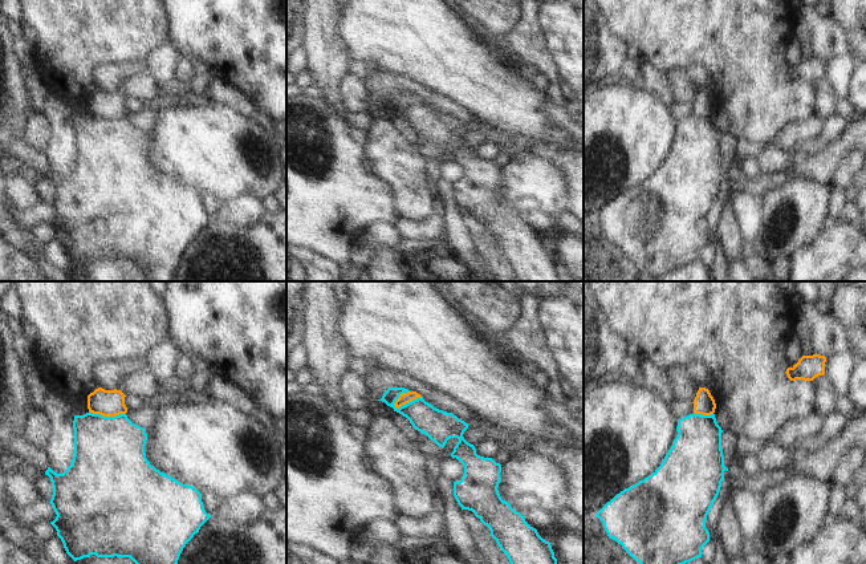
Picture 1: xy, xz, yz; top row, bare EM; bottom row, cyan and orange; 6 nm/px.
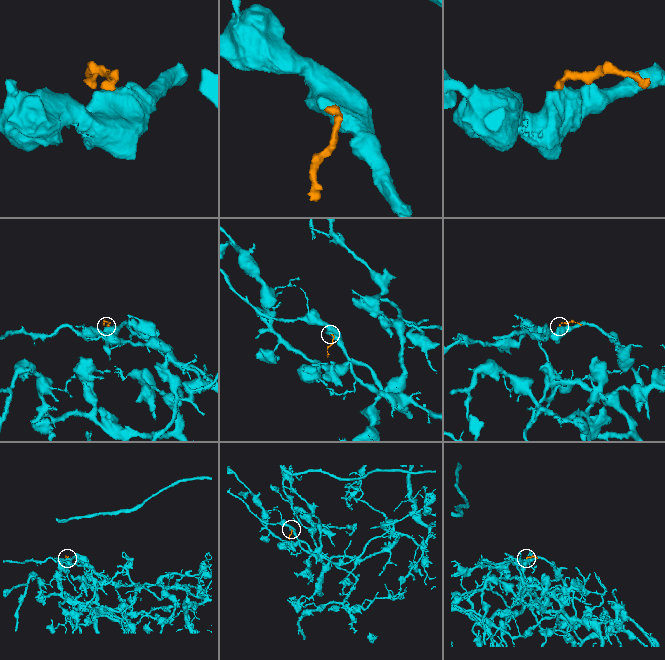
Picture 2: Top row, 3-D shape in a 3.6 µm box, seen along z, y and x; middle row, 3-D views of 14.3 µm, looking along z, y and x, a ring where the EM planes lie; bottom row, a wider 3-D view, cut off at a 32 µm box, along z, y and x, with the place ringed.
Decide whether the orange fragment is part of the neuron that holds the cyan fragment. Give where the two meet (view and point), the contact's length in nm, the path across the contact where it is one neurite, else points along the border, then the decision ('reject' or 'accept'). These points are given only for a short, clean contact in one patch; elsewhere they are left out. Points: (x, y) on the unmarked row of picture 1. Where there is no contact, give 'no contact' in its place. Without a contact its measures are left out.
meets cyan in xz at (406, 106); contact 190 nm long; border along xz (421, 98), (398, 110), (393, 108); reject

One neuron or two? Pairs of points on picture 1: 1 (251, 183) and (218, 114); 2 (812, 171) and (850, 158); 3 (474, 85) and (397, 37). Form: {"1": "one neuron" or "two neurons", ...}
{"1": "one neuron", "2": "two neurons", "3": "one neuron"}

